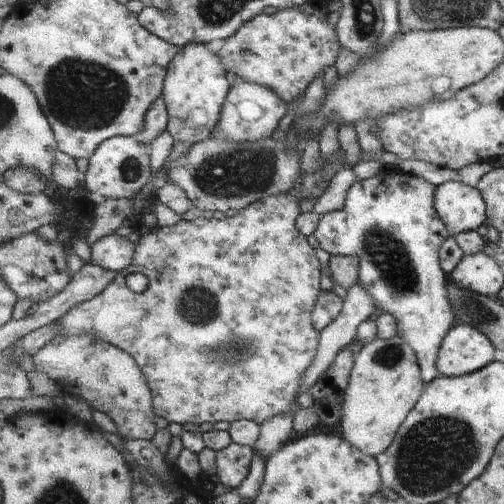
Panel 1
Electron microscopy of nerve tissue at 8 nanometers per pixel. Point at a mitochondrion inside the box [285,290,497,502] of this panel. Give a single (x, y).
(434, 454)

